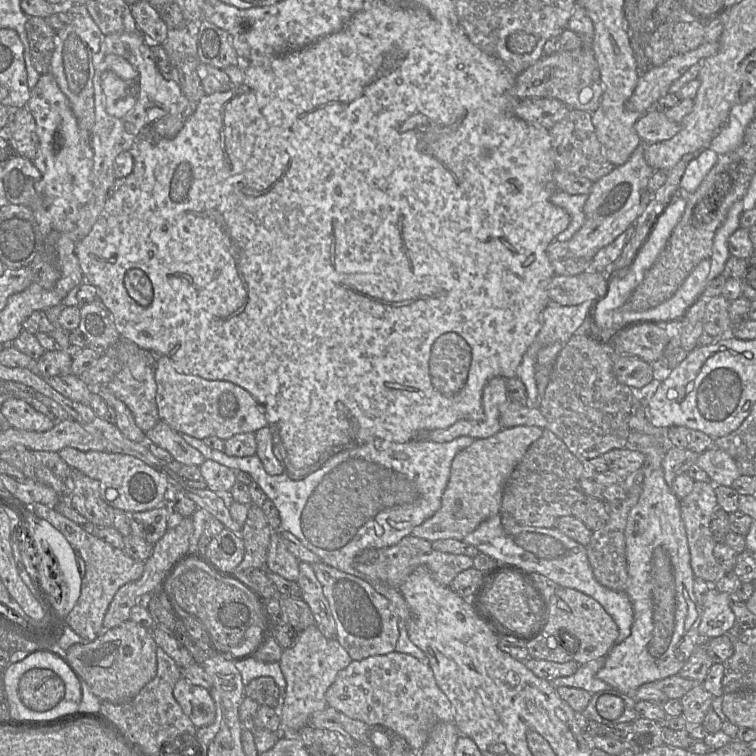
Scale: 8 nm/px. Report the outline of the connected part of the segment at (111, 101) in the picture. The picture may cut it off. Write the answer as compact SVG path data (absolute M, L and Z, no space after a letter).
M106 72L102 75L102 88L106 110L110 115L122 117L134 107L136 98L129 93L127 82L114 72Z

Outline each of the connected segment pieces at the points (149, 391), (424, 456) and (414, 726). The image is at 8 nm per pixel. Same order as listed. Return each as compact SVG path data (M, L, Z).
M120 338L113 346L102 351L102 354L115 356L121 362L121 370L107 384L107 387L131 411L140 430L144 433L149 431L160 421L156 404L155 370L157 356L124 338Z
M181 434L184 440L192 447L197 449L206 459L216 461L224 466L227 466L233 470L241 470L248 473L256 482L264 493L267 495L268 499L270 499L275 506L277 507L280 517L281 517L281 529L289 531L295 537L297 537L309 550L315 553L322 562L325 564L332 566L342 572L357 576L365 581L367 581L379 594L386 597L391 603L394 605L394 610L398 616L398 619L405 619L405 626L407 629L407 620L409 618L409 609L406 604L405 599L403 598L400 591L396 588L393 588L383 582L371 579L362 573L359 573L355 570L354 567L354 559L355 557L365 549L369 548L383 548L390 547L396 545L400 542L404 537L410 535L413 529L420 524L422 524L425 520L433 516L437 510L441 506L442 495L444 490L448 484L448 480L450 478L451 466L455 456L469 447L476 439L472 437L459 437L450 442L445 443L437 443L431 441L410 441L407 443L396 444L396 443L387 443L387 442L375 442L375 443L359 443L357 446L352 446L348 449L345 449L336 455L329 458L326 462L324 462L318 469L316 469L313 473L308 475L306 478L301 480L294 480L290 478L287 474L281 475L269 475L259 459L257 455L246 456L246 457L236 457L229 456L224 451L218 451L210 448L205 444L203 439L197 439L187 434Z
M396 650L363 660L353 660L327 690L326 701L329 707L371 728L381 725L393 730L418 753L437 723L454 722L455 719L453 706L437 685L430 666Z

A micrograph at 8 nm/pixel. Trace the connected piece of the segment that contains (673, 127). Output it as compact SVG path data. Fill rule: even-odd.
M654 108L644 113L635 123L635 130L645 145L666 141L681 129L681 124L670 121L664 112Z

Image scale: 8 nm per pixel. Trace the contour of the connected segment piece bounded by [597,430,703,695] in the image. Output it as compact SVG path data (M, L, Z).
M631 430L625 448L637 450L645 456L642 491L638 502L629 512L625 528L628 571L626 593L633 607L633 623L630 635L610 649L597 677L612 689L633 695L643 684L662 680L680 672L702 640L699 625L703 605L698 604L693 591L695 576L690 563L686 529L681 518L680 500L664 478L662 462L667 449L664 449L655 437Z

